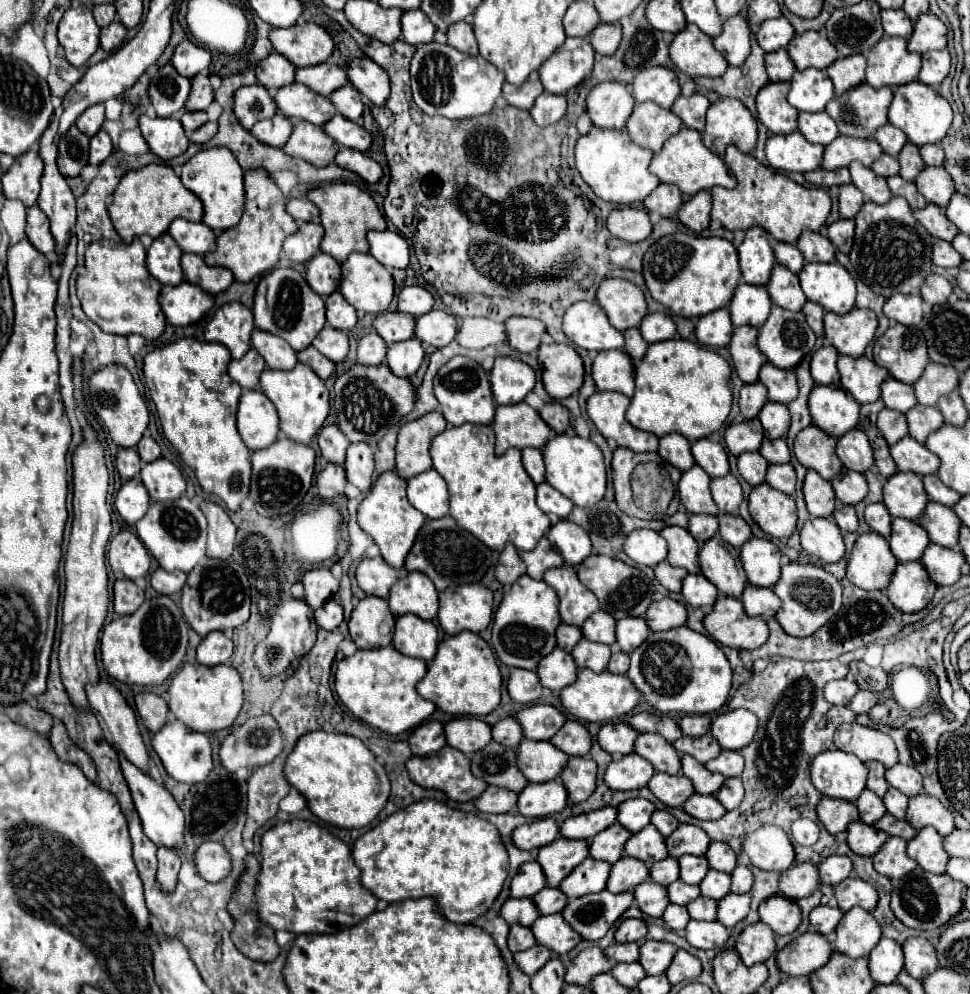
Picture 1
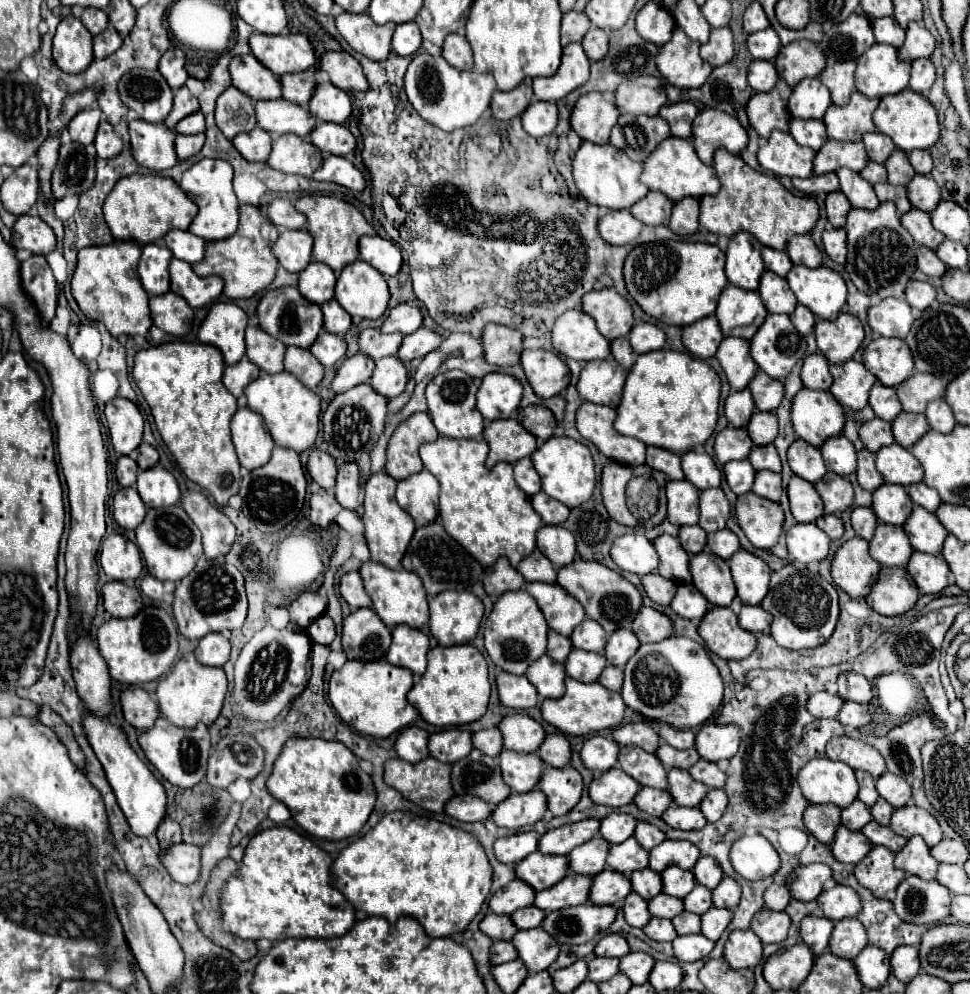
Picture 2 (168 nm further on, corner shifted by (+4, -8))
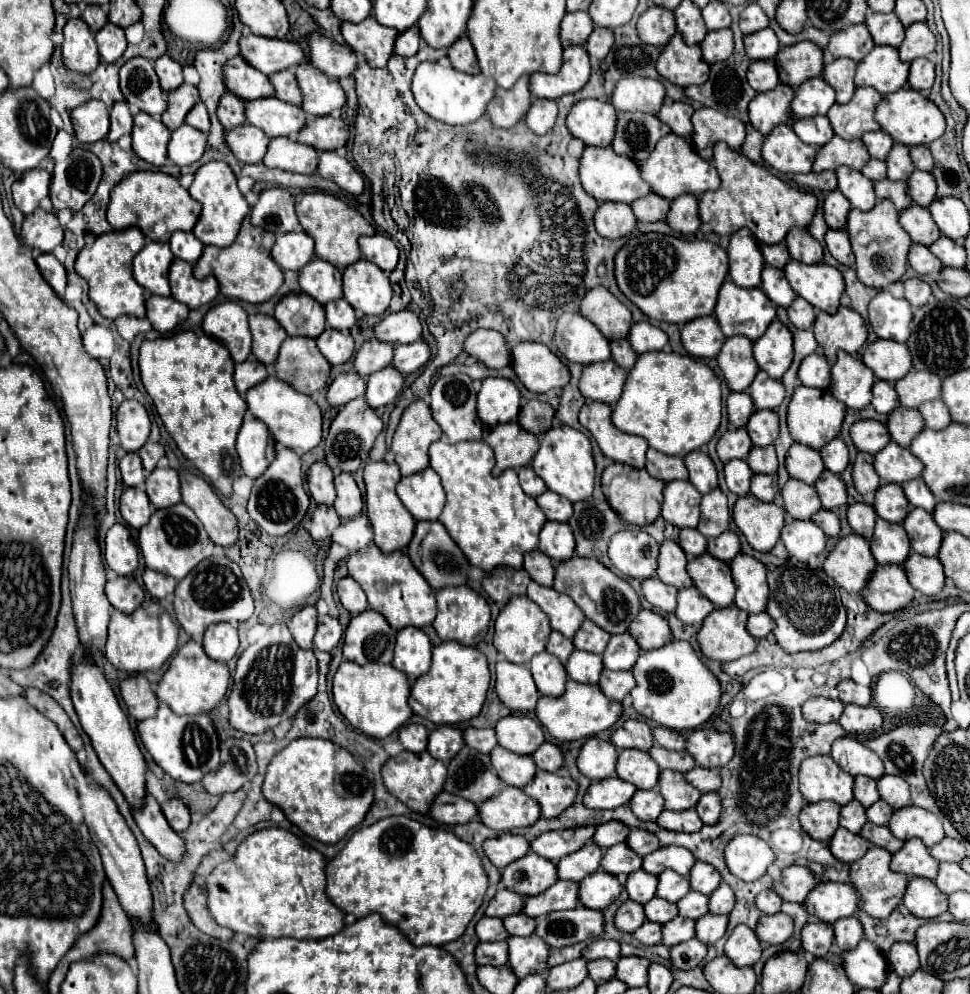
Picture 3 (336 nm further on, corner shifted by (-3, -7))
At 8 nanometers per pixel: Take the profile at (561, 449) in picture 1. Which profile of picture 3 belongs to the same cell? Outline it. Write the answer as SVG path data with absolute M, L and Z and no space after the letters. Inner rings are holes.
M569 426L551 428L543 434L539 452L533 458L533 470L543 478L549 490L565 496L569 502L585 500L593 494L595 484L595 460L593 460L593 446L591 440Z

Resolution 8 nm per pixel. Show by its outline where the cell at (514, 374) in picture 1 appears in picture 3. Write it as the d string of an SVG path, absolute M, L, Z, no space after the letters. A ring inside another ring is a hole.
M485 378L477 394L477 414L487 426L517 420L521 392L515 382L505 378Z

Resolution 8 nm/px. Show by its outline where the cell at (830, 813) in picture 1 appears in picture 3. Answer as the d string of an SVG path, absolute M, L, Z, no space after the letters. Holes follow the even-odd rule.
M829 800L807 804L799 816L801 826L813 840L829 842L835 830L839 828L839 812L841 812L841 806Z

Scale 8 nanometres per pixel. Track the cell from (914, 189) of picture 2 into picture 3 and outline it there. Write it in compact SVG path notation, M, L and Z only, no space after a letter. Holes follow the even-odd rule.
M915 170L911 174L911 178L907 180L909 186L909 196L913 198L915 204L929 208L931 202L935 200L937 194L937 182L933 178L931 172L923 172L923 170Z

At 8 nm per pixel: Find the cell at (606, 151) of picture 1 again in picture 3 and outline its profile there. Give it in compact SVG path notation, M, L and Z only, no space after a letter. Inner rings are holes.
M587 146L583 156L581 156L581 166L579 166L579 176L585 192L593 196L597 202L625 202L631 204L637 198L643 198L649 194L649 184L641 178L639 166L621 154L617 154L611 146L609 148L599 148L599 146Z

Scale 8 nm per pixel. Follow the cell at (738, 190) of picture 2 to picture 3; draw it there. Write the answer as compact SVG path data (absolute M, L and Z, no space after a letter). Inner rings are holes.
M725 142L715 144L713 160L725 192L705 192L699 198L699 216L705 224L713 224L715 234L733 234L739 228L749 228L759 242L777 244L785 240L791 228L807 228L813 220L817 210L815 194L791 188L763 166L749 162L741 152L731 150Z

